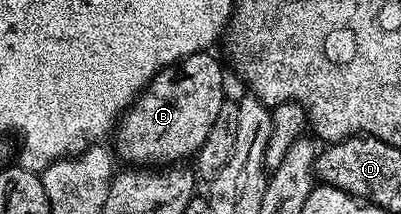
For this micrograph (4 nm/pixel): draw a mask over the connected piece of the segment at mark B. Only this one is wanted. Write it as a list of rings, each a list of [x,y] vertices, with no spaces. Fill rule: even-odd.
[[[210,53],[193,55],[187,59],[182,59],[179,63],[173,63],[170,67],[166,67],[146,86],[146,90],[135,99],[134,104],[126,108],[116,124],[116,139],[118,135],[118,151],[116,147],[116,155],[119,160],[127,159],[130,162],[127,164],[130,165],[174,165],[179,161],[186,161],[189,155],[190,158],[197,156],[200,145],[204,145],[204,137],[208,137],[208,129],[212,129],[212,121],[216,121],[216,113],[220,113],[220,105],[224,101],[224,95],[222,95],[222,67],[212,56],[213,54]]]

